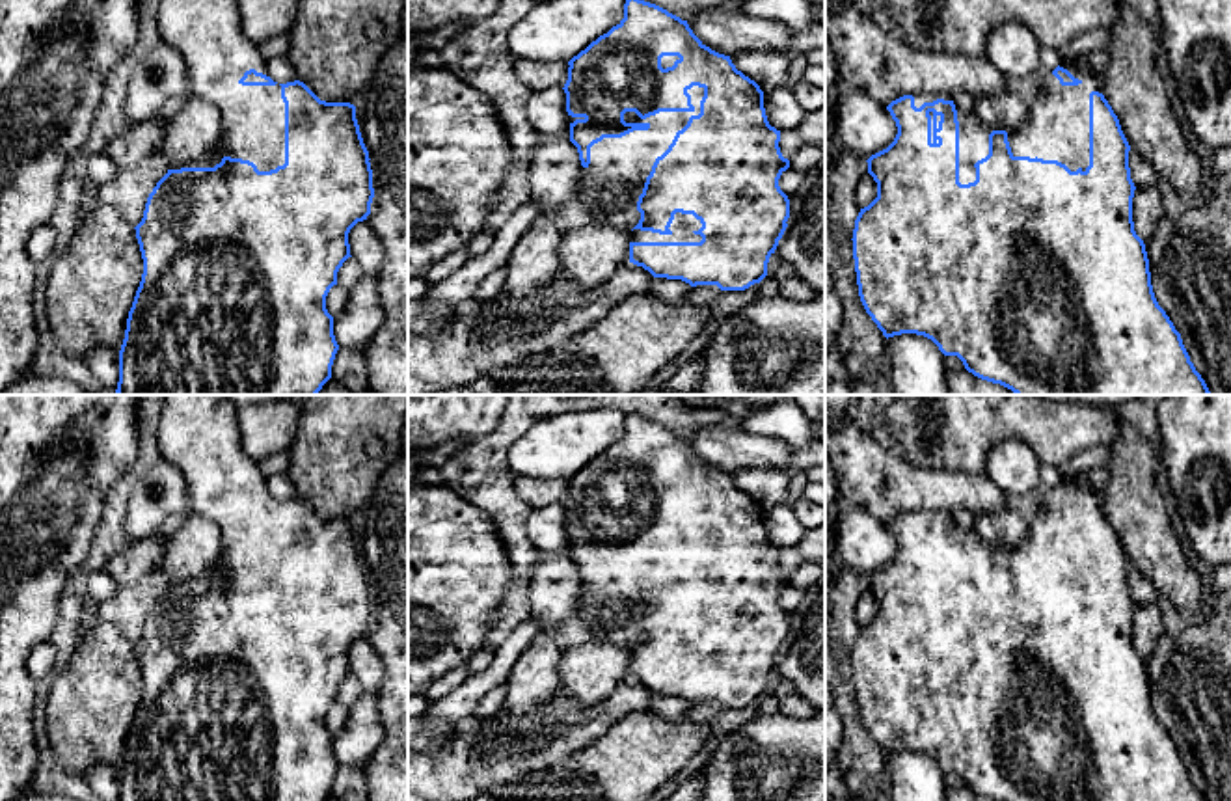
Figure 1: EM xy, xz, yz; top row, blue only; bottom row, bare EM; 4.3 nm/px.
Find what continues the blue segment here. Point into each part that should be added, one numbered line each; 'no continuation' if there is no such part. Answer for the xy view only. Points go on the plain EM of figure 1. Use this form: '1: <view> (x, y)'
1: xy (198, 434)

